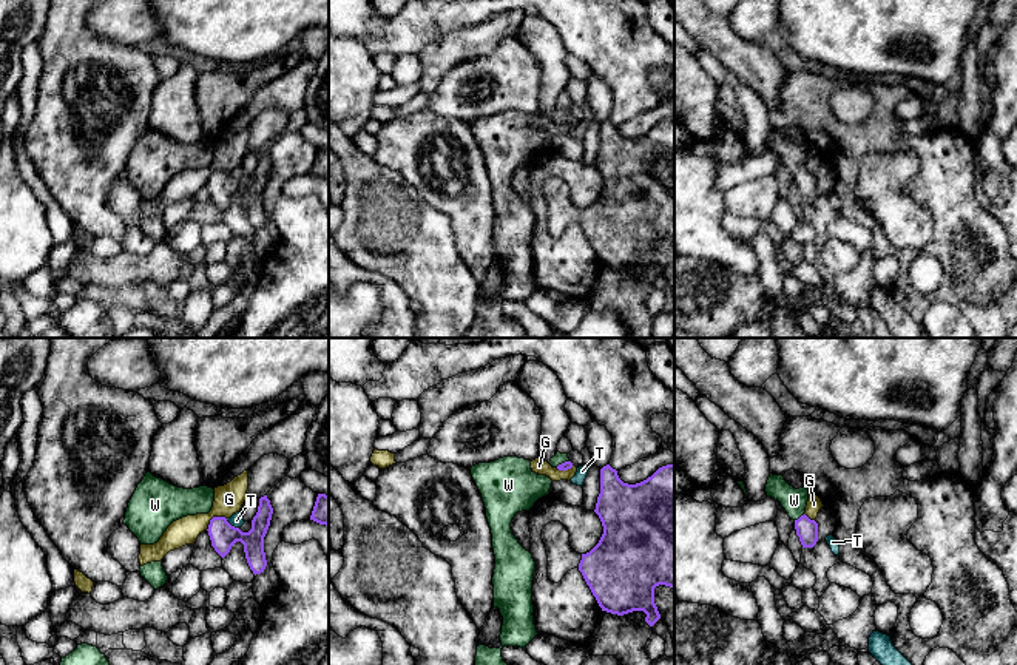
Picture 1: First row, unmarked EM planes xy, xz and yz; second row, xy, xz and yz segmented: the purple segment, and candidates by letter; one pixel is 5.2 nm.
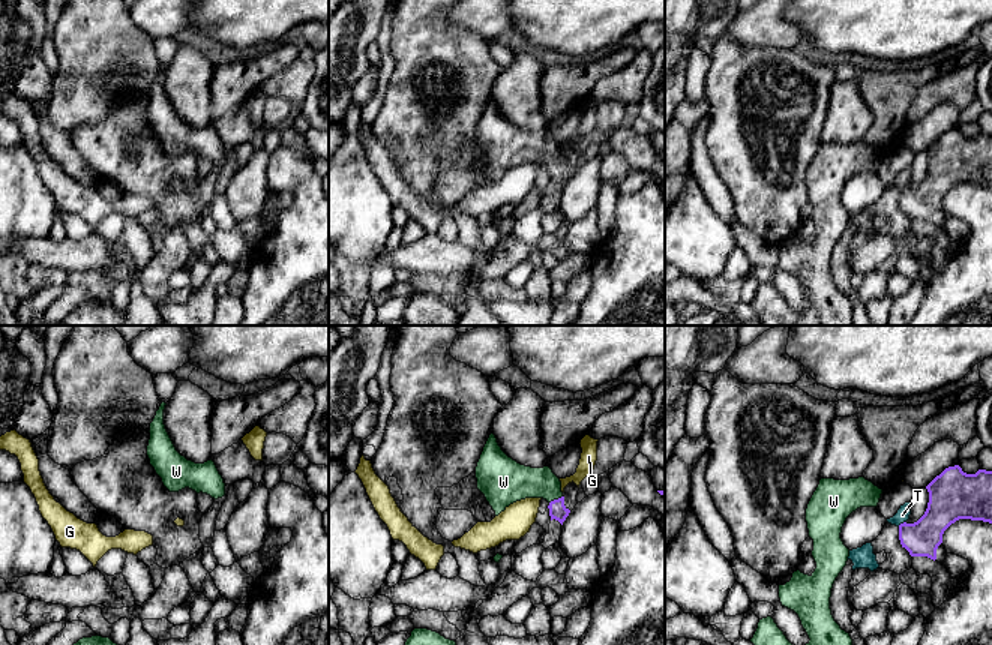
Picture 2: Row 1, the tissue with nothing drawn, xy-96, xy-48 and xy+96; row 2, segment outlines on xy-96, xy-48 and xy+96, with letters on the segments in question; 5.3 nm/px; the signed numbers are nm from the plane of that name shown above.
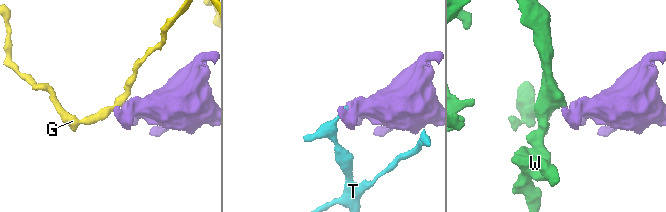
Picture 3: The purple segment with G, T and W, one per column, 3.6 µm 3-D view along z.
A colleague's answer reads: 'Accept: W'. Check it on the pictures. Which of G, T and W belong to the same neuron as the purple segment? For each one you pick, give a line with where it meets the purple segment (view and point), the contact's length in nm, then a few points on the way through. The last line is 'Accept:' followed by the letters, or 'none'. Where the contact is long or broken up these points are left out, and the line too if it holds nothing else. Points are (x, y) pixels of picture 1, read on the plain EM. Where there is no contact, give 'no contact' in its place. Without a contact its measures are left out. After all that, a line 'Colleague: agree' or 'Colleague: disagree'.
W: yz (801, 170) | 70 nm | across yz (806, 184), (801, 170), (795, 164), (794, 155)
Accept: W
Colleague: agree

